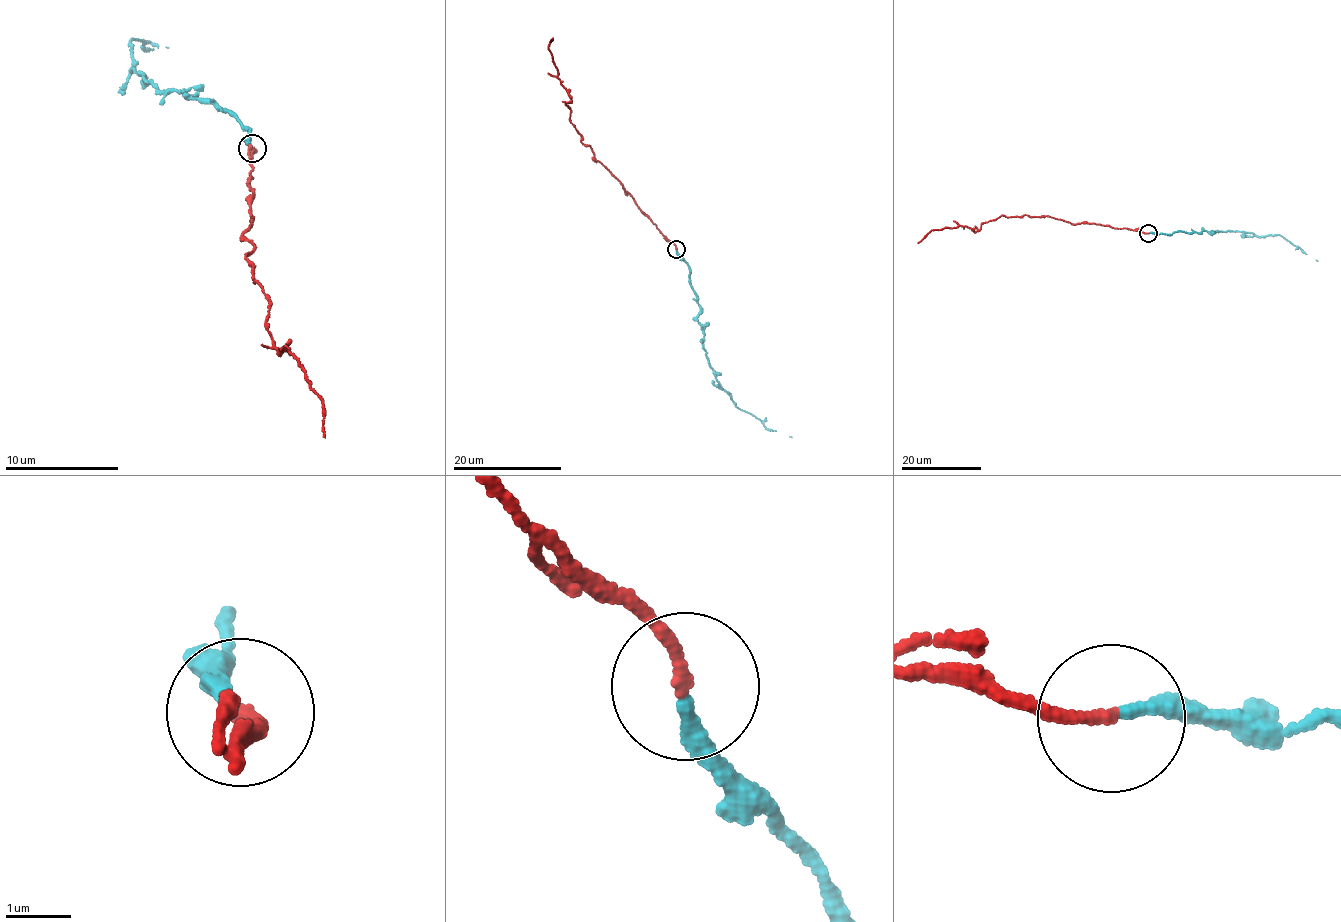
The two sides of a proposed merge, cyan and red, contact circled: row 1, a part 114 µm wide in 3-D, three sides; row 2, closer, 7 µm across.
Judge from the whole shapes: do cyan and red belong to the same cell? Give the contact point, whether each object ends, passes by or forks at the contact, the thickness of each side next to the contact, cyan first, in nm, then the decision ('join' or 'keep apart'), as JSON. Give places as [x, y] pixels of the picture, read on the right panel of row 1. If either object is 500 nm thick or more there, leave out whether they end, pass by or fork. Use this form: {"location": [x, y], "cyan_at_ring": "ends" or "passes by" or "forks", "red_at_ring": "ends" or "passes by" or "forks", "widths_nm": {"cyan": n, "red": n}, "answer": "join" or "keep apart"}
{"location": [1148, 233], "cyan_at_ring": "ends", "red_at_ring": "ends", "widths_nm": {"cyan": 240, "red": 180}, "answer": "keep apart"}

